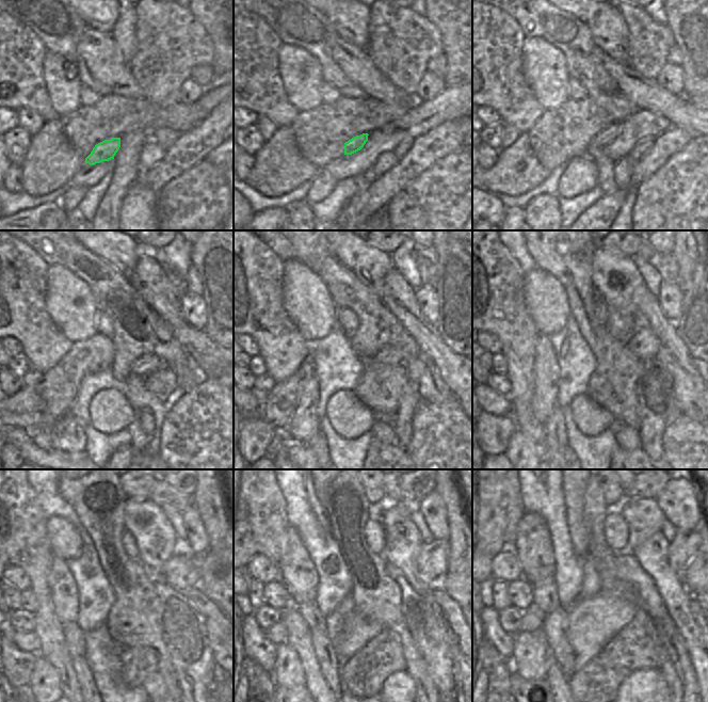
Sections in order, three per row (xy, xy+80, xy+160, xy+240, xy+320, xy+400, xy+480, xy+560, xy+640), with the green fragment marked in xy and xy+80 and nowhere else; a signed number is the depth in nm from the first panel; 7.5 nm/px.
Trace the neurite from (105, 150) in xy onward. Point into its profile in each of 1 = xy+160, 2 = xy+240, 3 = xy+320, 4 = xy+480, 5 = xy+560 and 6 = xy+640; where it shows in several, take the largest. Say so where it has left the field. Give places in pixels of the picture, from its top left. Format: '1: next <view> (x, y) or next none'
1: next xy+160 (607, 136)
2: next xy+240 (147, 363)
3: next xy+320 (389, 354)
4: next xy+480 (181, 571)
5: next xy+560 (432, 558)
6: next xy+640 (681, 548)

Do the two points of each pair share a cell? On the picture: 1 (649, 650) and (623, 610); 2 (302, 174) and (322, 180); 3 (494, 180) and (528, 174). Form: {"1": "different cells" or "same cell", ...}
{"1": "different cells", "2": "different cells", "3": "same cell"}

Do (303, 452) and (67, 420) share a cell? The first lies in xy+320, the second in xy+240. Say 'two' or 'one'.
two

